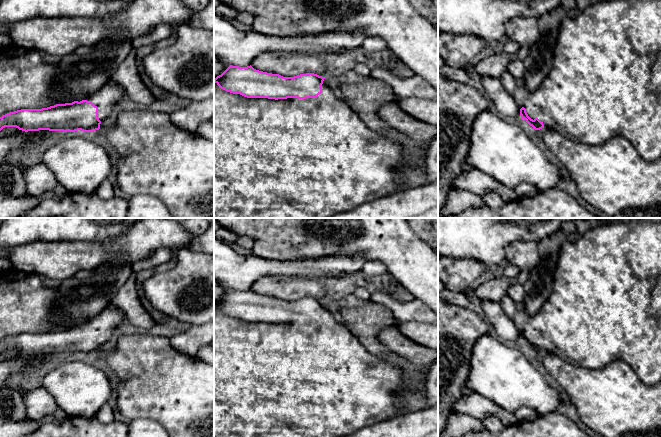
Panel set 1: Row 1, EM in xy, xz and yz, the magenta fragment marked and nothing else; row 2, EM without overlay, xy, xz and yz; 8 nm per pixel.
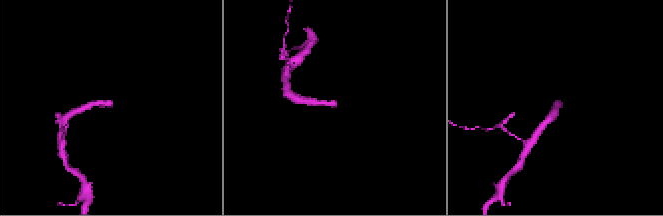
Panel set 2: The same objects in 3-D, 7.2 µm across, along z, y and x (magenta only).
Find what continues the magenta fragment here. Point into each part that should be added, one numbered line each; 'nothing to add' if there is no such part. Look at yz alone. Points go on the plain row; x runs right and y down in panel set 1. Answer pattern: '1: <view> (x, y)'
1: yz (605, 305)

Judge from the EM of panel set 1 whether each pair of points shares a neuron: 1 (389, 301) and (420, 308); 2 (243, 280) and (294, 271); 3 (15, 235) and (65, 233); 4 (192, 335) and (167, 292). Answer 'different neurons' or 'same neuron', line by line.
1: same neuron
2: same neuron
3: same neuron
4: different neurons

